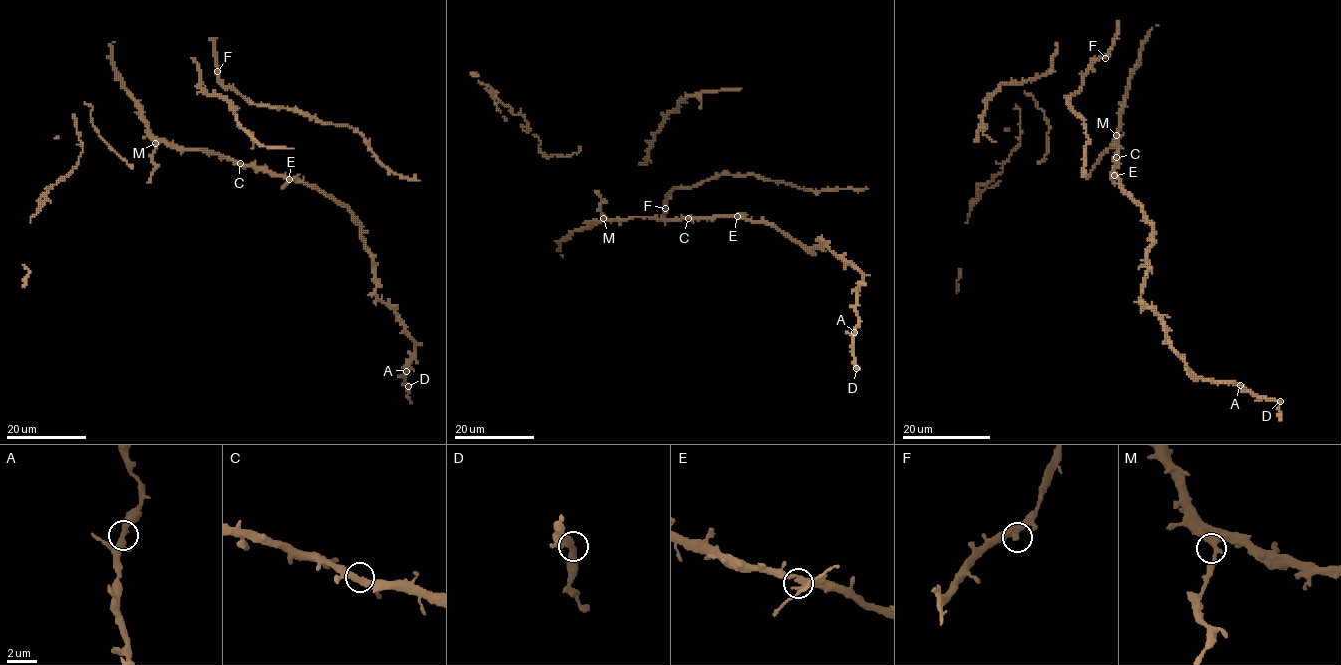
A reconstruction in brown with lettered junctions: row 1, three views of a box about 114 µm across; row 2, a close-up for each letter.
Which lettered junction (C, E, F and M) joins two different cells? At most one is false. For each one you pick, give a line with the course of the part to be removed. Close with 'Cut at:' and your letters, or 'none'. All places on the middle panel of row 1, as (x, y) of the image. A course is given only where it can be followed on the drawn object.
Cut at: none

